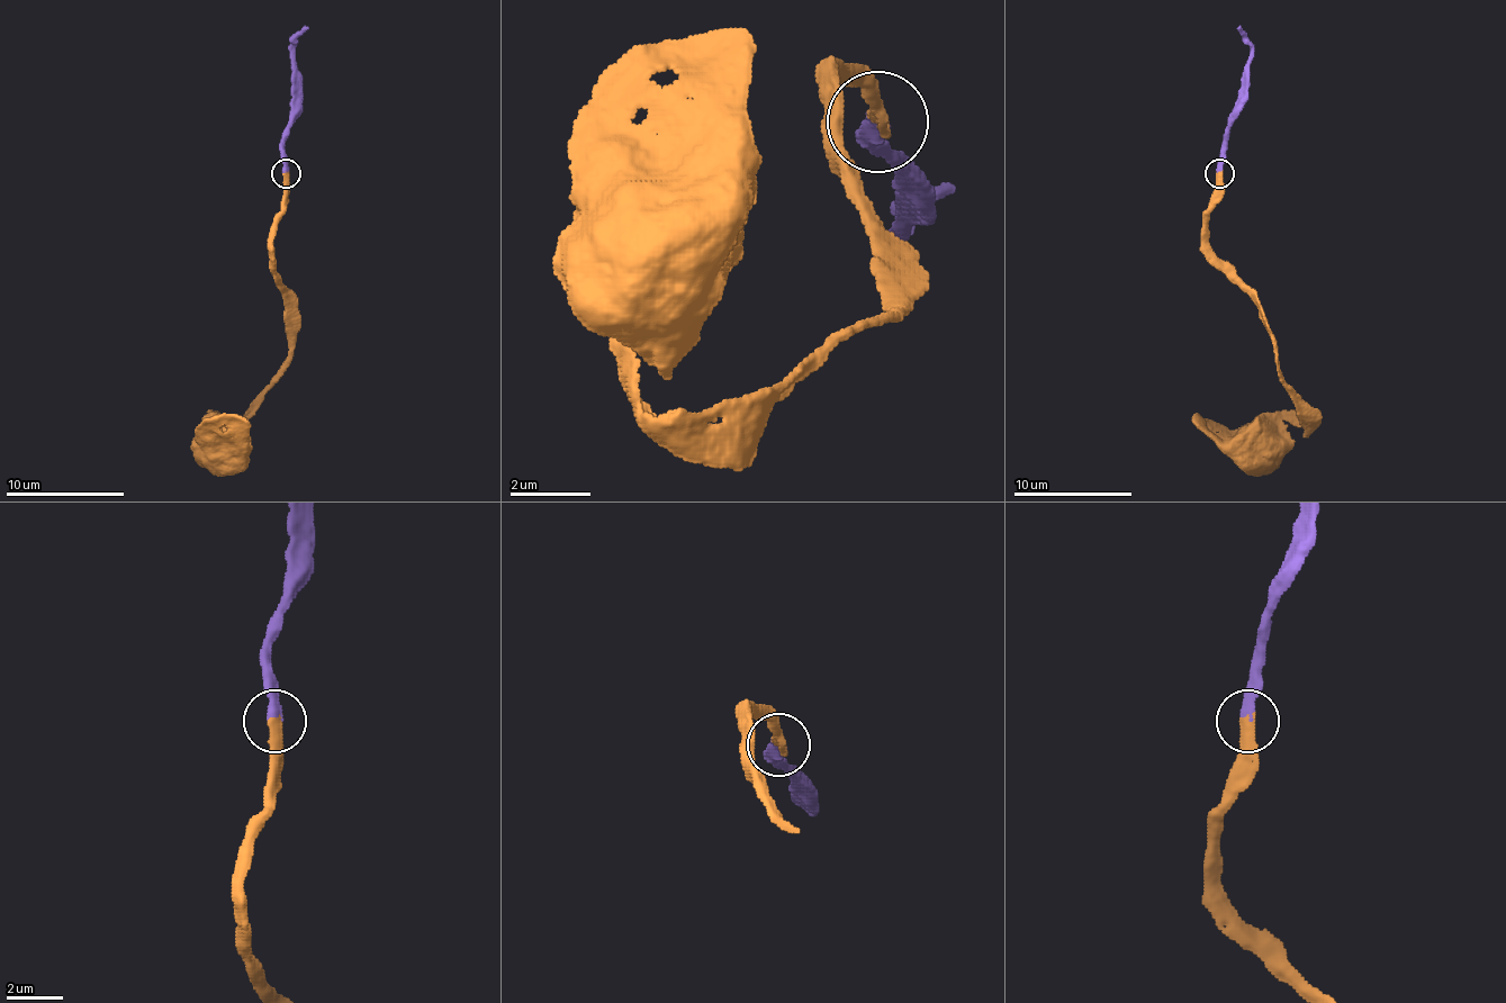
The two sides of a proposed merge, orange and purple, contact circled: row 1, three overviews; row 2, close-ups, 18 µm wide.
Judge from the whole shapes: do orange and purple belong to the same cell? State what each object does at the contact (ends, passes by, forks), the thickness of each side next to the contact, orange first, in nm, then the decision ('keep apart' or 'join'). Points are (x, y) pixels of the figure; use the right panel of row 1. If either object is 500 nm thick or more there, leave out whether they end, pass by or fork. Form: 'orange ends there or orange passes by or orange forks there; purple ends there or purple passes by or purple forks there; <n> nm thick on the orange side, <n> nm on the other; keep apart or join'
orange ends there; purple ends there; 380 nm thick on the orange side, 320 nm on the other; join

